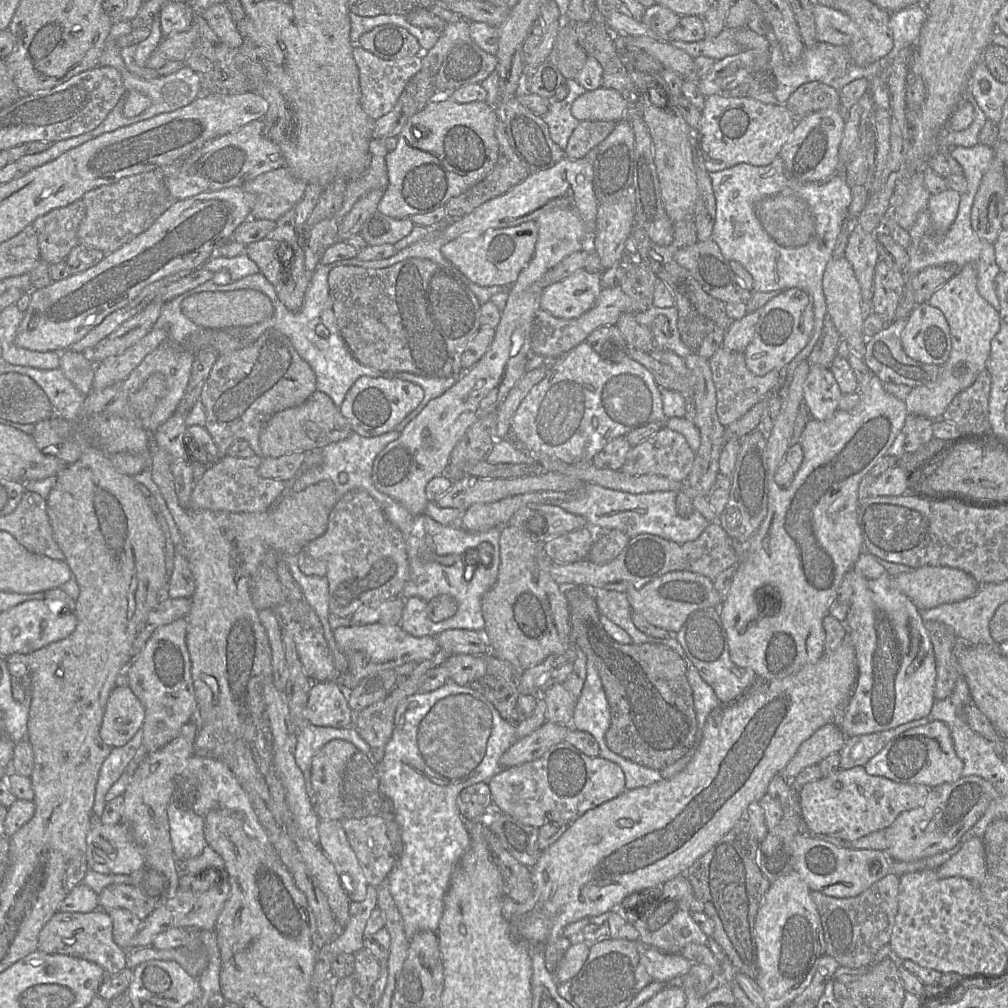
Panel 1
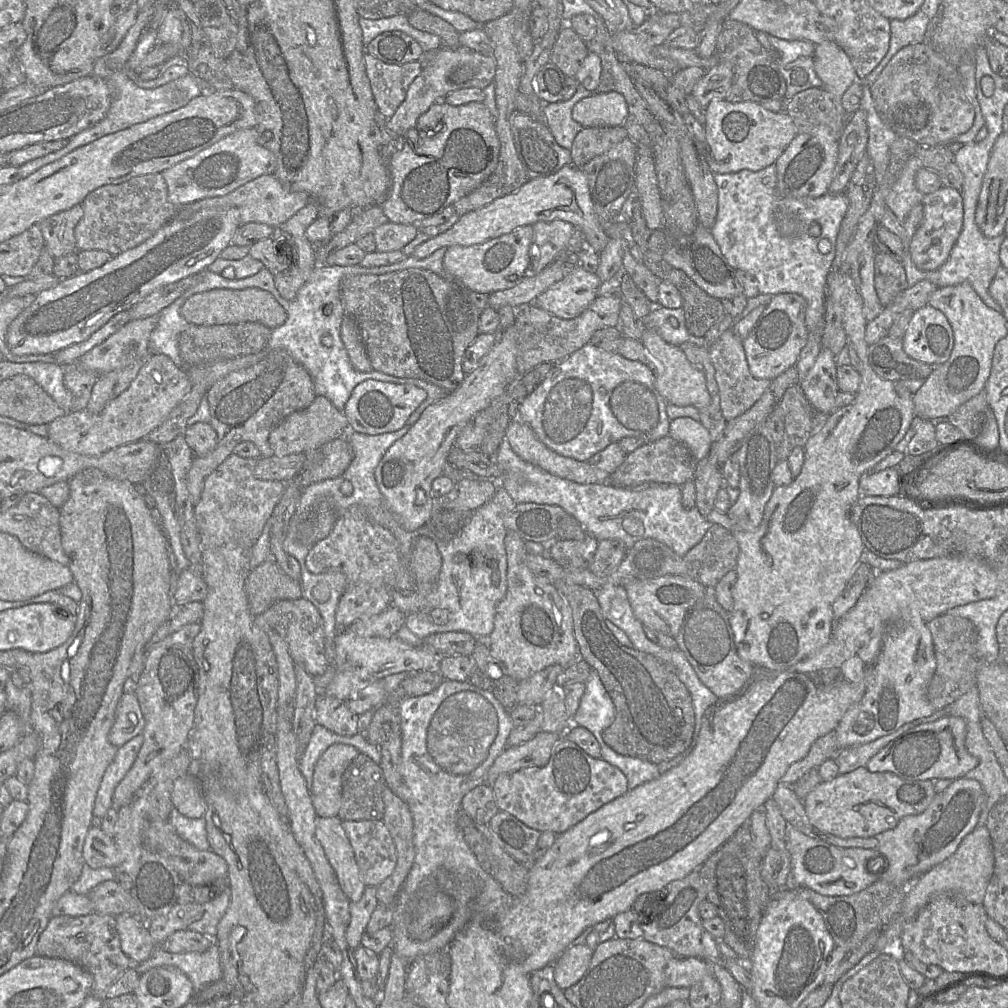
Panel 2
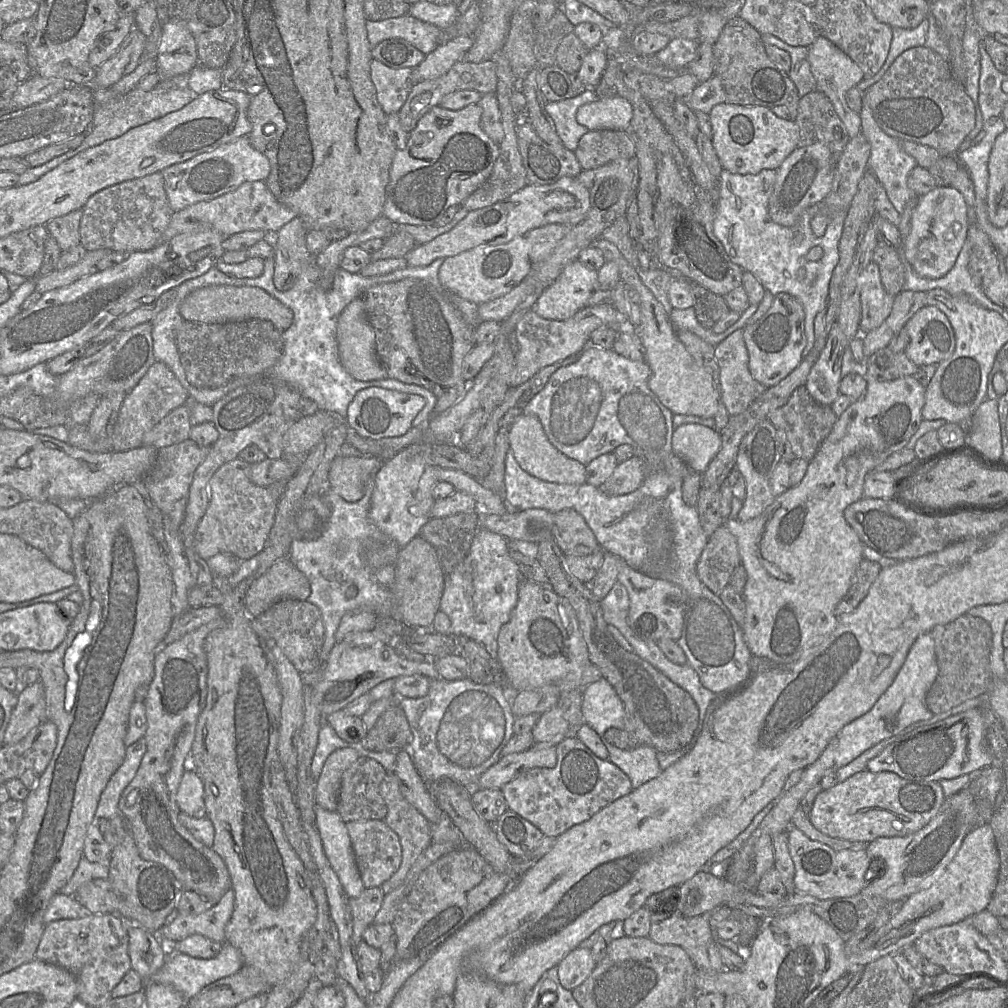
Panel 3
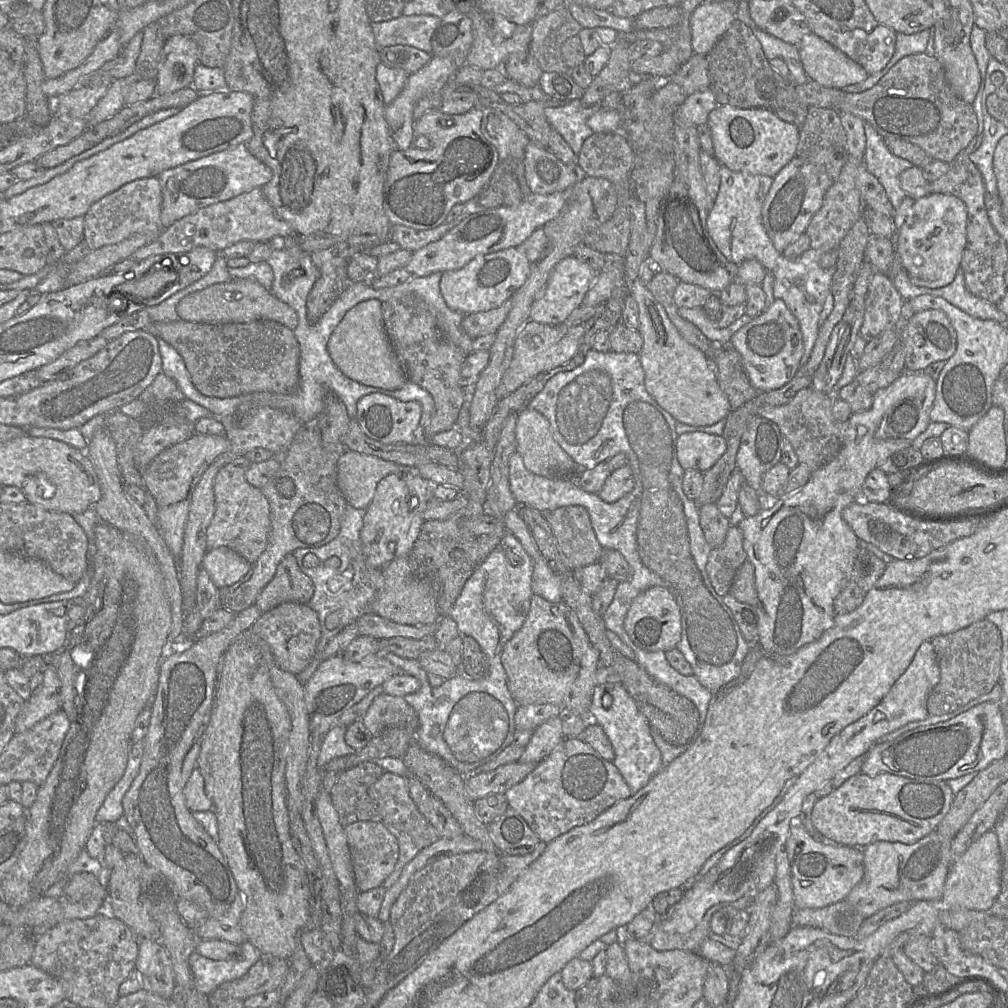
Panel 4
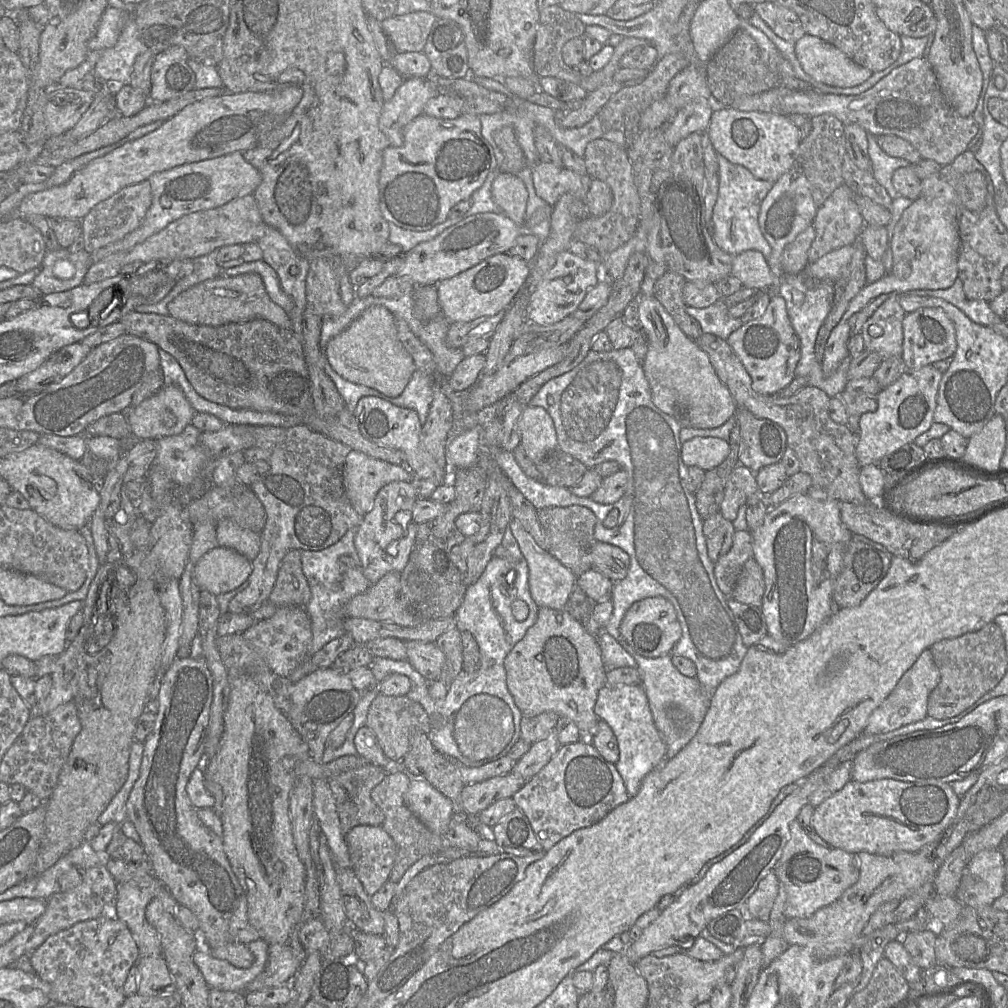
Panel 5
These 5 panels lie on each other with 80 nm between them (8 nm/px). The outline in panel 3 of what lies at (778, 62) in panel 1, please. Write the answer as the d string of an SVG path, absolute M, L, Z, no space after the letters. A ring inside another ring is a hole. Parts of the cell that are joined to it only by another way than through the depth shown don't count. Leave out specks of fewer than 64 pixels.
M761 34L761 40L763 44L773 45L788 53L791 63L787 75L797 87L800 97L817 90L817 82L808 61L808 47L791 46L771 34Z

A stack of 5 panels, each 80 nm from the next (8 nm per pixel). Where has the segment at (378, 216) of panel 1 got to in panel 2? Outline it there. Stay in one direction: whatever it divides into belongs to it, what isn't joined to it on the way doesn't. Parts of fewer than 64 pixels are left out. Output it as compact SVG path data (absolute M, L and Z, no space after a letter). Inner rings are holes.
M388 221L377 227L372 235L376 243L376 251L401 251L410 243L418 232L414 224L398 224Z

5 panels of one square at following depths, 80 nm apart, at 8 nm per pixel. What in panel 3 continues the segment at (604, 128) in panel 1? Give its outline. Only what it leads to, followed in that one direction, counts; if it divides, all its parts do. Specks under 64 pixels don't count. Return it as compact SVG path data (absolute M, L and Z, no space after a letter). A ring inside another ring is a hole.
M589 130L578 143L574 154L582 170L599 168L618 159L635 157L635 146L623 130Z

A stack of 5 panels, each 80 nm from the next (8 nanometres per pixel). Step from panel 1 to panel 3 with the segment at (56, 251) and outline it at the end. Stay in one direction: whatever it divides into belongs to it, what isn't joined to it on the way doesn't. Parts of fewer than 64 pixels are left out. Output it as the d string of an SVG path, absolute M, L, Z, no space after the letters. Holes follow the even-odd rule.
M77 209L46 223L48 234L56 240L62 252L80 243L79 227L82 215L82 209Z

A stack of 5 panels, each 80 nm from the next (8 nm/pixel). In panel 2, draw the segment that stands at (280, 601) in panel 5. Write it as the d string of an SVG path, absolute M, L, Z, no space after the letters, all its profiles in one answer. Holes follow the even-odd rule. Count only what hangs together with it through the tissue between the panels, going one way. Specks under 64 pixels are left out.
M270 559L250 570L244 587L254 616L262 615L278 601L299 599L303 594L300 581L288 576Z

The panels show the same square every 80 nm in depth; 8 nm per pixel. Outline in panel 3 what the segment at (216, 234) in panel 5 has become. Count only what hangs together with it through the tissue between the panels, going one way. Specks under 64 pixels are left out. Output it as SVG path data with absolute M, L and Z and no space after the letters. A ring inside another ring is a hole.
M265 181L244 182L232 192L209 201L197 202L174 212L161 241L168 241L179 234L209 229L220 233L225 238L250 230L278 231L296 216L293 210L274 197Z

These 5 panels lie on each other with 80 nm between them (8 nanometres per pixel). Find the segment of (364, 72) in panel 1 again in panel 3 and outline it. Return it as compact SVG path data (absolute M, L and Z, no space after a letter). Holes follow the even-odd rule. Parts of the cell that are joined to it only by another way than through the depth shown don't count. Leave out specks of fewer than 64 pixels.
M376 59L370 63L370 76L377 100L386 115L398 113L413 87L412 68L393 69Z

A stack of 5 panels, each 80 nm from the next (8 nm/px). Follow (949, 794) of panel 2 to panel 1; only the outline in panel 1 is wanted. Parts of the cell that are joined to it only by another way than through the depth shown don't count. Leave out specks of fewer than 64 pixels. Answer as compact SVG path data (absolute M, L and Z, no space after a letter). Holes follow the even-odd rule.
M975 775L962 776L953 783L931 788L922 806L902 812L895 822L885 829L888 842L885 852L894 860L912 862L949 851L960 843L963 835L976 824L997 797L995 787Z

